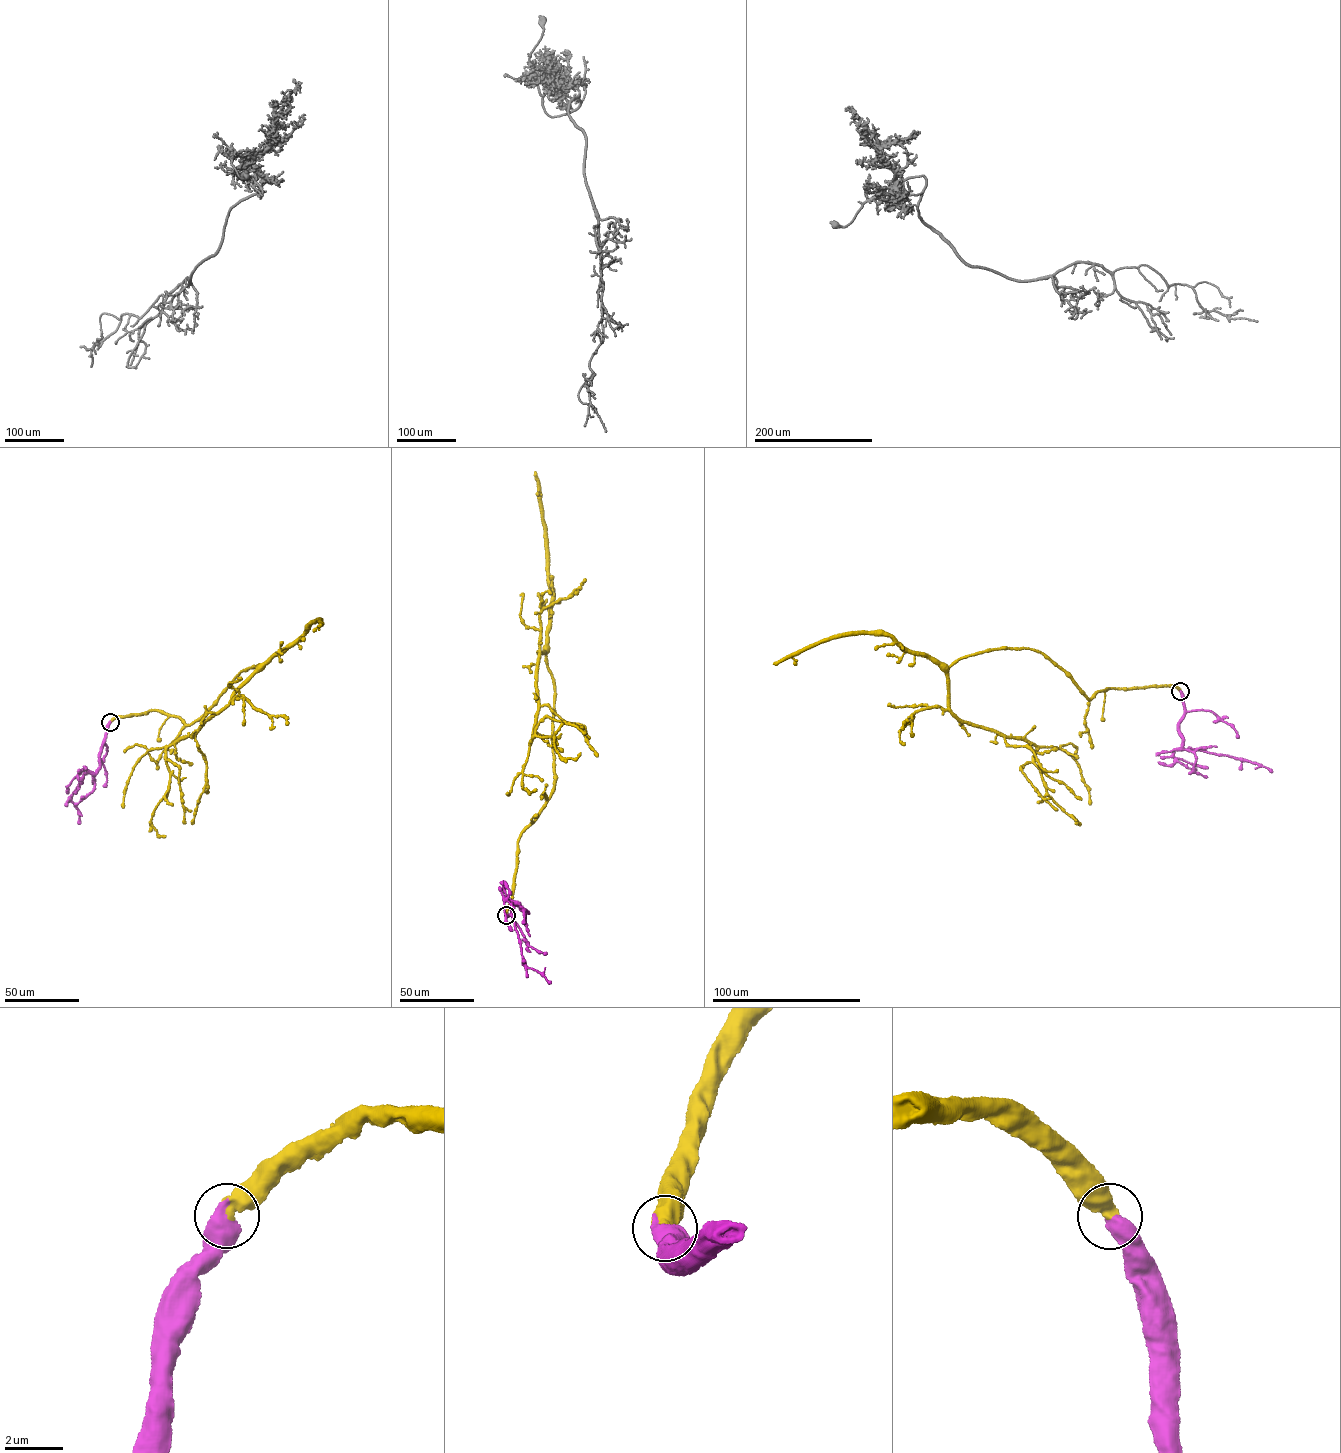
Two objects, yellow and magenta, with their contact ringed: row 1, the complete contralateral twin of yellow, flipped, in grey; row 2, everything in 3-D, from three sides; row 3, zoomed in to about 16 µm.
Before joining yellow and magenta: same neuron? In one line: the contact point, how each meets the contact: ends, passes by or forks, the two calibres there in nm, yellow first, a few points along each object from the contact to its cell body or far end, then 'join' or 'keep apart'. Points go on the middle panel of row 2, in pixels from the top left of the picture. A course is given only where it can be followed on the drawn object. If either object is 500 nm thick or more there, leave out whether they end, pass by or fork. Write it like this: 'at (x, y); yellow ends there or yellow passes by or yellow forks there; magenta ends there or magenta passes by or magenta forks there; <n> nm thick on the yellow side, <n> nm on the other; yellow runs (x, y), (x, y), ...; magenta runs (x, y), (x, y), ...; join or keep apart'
at (506, 915); 550 nm thick on the yellow side, 650 nm on the other; yellow runs (506, 915), (518, 839), (555, 778), (554, 686), (539, 652), (530, 742), (553, 736), (560, 756), (580, 753); magenta runs (506, 915), (511, 914), (512, 905), (519, 903), (512, 906), (513, 919), (524, 965), (550, 983); join

